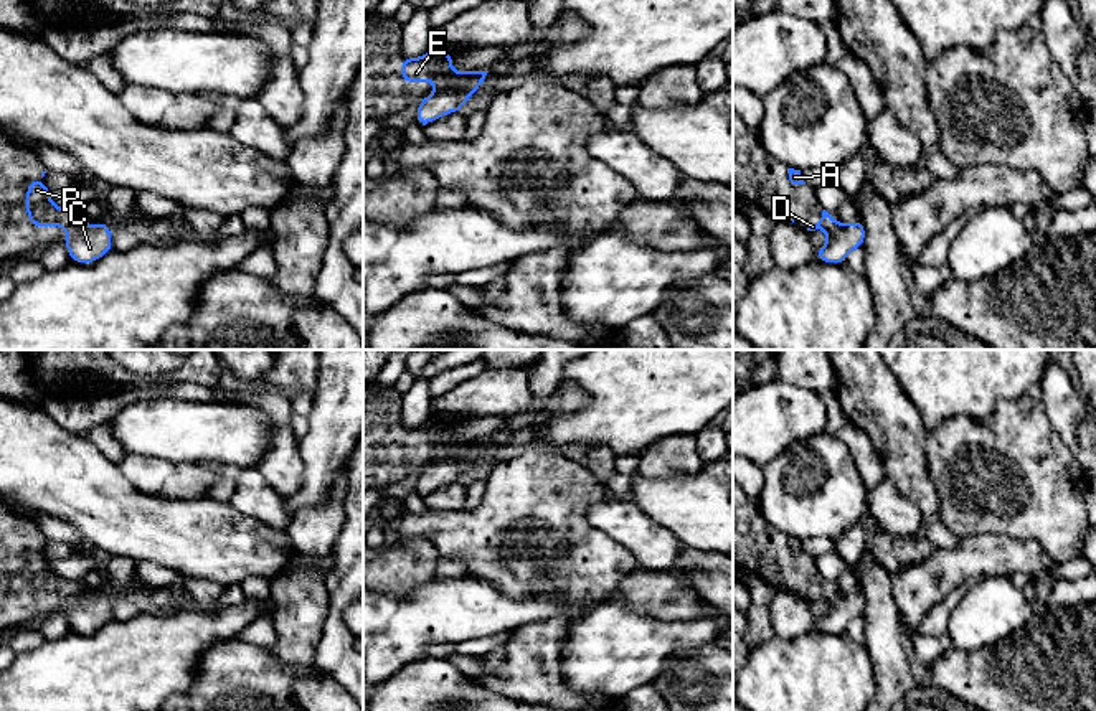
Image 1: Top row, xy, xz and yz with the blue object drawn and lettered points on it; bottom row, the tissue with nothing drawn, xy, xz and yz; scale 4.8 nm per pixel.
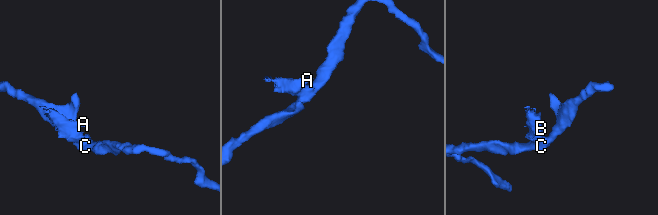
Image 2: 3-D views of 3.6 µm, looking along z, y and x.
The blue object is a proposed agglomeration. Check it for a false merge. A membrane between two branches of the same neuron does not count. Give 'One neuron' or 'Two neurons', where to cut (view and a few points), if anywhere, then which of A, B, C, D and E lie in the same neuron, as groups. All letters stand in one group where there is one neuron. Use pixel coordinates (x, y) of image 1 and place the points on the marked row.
Two neurons. Split along xz (471, 71), (454, 76), (438, 91). Groups: A B D E / C

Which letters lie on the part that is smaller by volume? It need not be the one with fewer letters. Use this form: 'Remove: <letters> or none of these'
Remove: A, B, D, E

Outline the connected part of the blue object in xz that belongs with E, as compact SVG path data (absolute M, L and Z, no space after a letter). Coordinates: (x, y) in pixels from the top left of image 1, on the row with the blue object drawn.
M434 48L421 58L404 58L401 61L401 81L403 82L423 82L431 81L437 86L437 91L444 91L454 76L465 76L470 71L459 71L457 74L451 71L454 63L454 54L442 53Z

